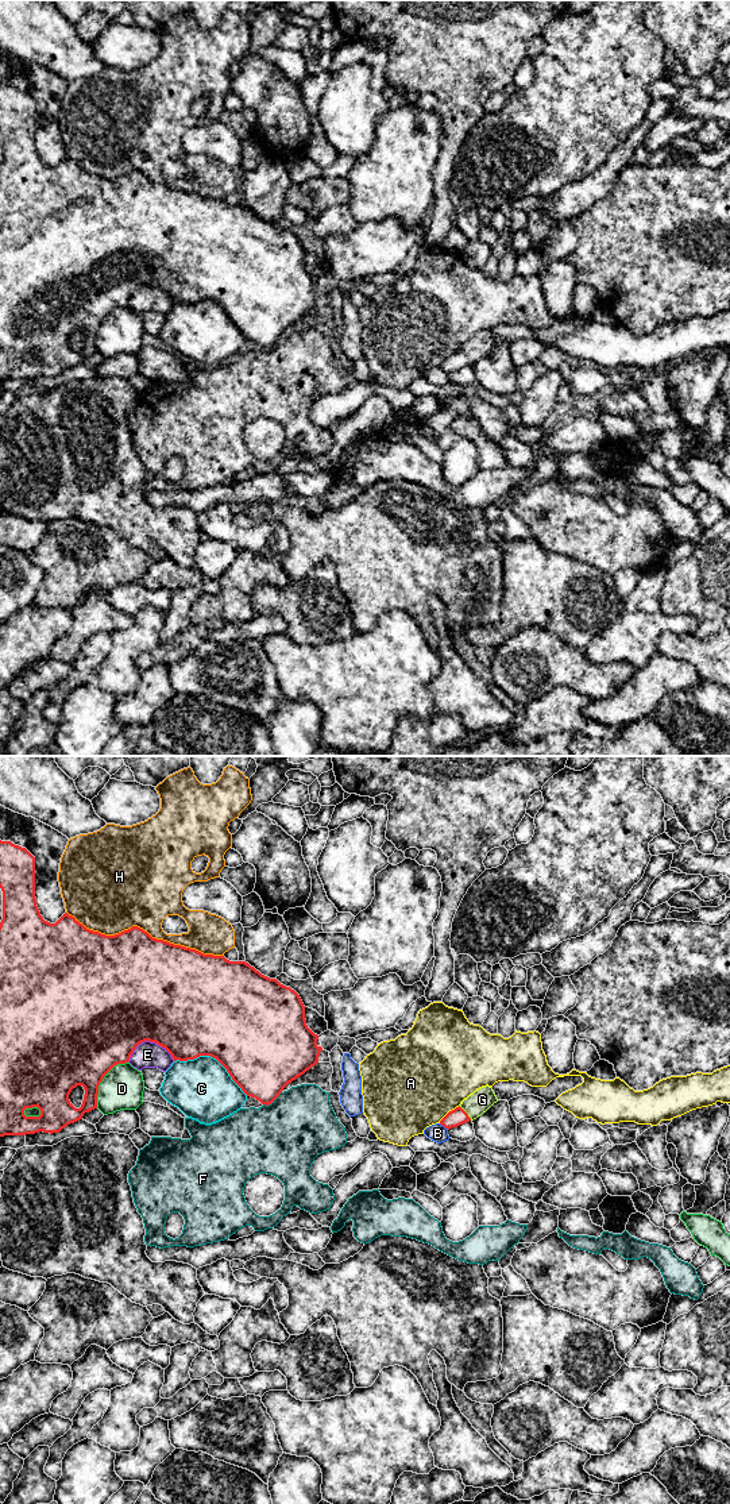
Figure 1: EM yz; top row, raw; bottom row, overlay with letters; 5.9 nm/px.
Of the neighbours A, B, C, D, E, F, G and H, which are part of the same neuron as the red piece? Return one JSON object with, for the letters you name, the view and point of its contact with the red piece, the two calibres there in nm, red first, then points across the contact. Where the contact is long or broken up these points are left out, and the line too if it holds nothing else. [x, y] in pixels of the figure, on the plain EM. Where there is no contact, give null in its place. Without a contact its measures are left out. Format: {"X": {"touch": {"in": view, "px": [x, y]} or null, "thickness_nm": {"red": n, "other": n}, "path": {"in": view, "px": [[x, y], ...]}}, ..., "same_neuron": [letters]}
{"G": {"touch": {"in": "yz", "px": [466, 357]}, "thickness_nm": {"red": 100, "other": 140}, "path": {"in": "yz", "px": [[456, 361], [466, 357], [482, 343]]}}, "same_neuron": ["G"]}

